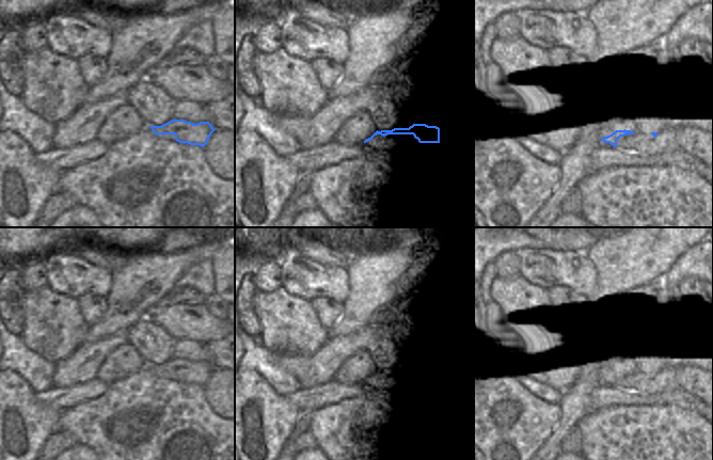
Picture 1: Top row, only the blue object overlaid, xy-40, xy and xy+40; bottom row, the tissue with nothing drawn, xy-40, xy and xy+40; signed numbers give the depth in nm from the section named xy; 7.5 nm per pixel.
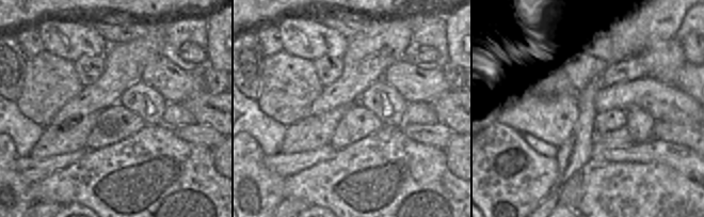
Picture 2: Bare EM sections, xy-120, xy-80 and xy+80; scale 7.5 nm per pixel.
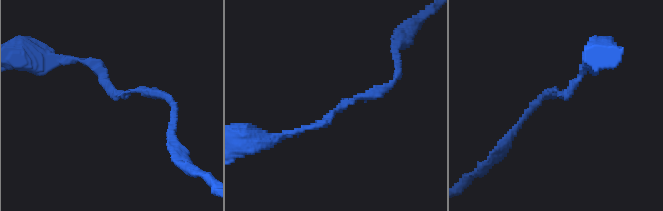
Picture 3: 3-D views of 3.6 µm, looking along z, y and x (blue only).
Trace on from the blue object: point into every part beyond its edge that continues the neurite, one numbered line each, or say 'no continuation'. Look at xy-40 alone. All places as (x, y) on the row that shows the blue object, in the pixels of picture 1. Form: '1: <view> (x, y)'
no continuation

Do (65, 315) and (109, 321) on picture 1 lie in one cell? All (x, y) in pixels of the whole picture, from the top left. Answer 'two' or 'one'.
two

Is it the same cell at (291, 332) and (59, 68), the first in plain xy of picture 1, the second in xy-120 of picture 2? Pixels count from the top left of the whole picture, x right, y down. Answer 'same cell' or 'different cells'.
same cell

